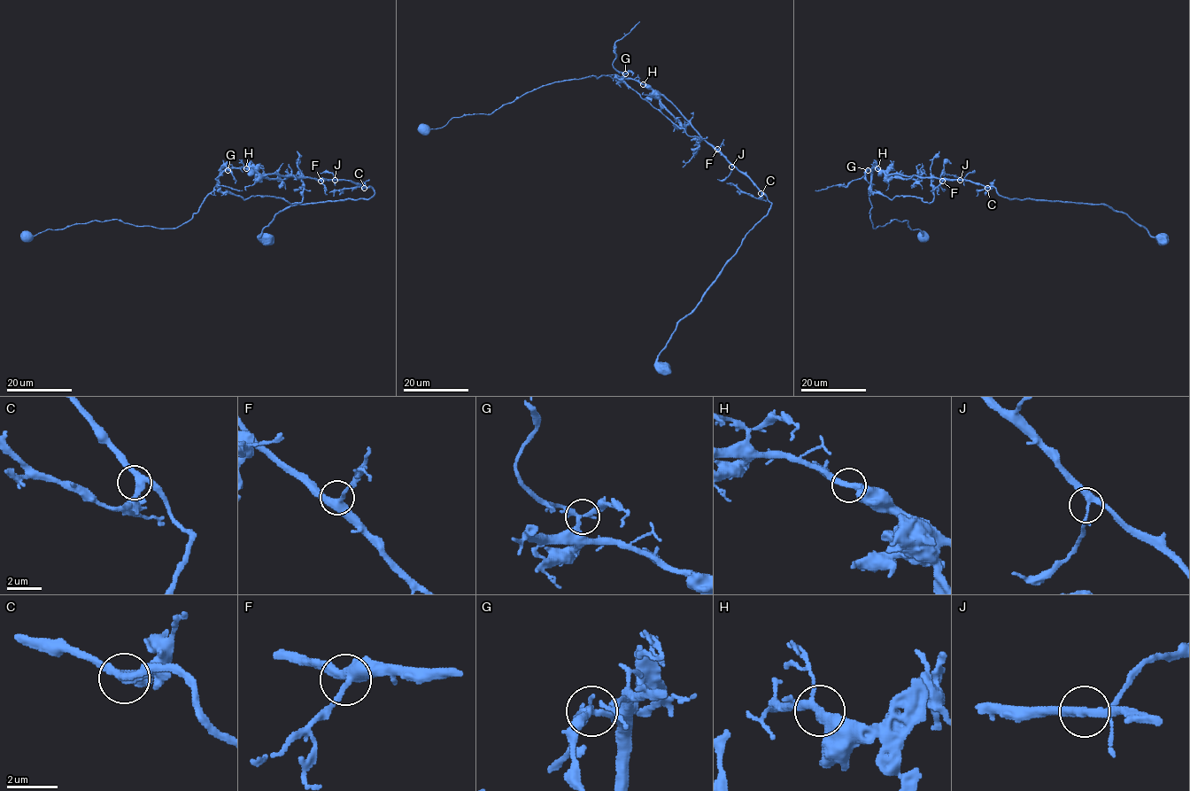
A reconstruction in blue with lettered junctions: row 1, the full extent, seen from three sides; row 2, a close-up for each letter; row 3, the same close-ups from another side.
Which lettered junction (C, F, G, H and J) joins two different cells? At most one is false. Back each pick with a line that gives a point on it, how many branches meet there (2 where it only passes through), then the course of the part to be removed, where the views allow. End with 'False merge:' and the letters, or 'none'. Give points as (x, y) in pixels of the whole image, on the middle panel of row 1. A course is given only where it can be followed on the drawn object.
H: (643, 84) | 3 | (643, 84), (630, 79), (603, 75), (554, 81), (490, 113), (452, 118), (435, 129), (419, 127)
False merge: H

